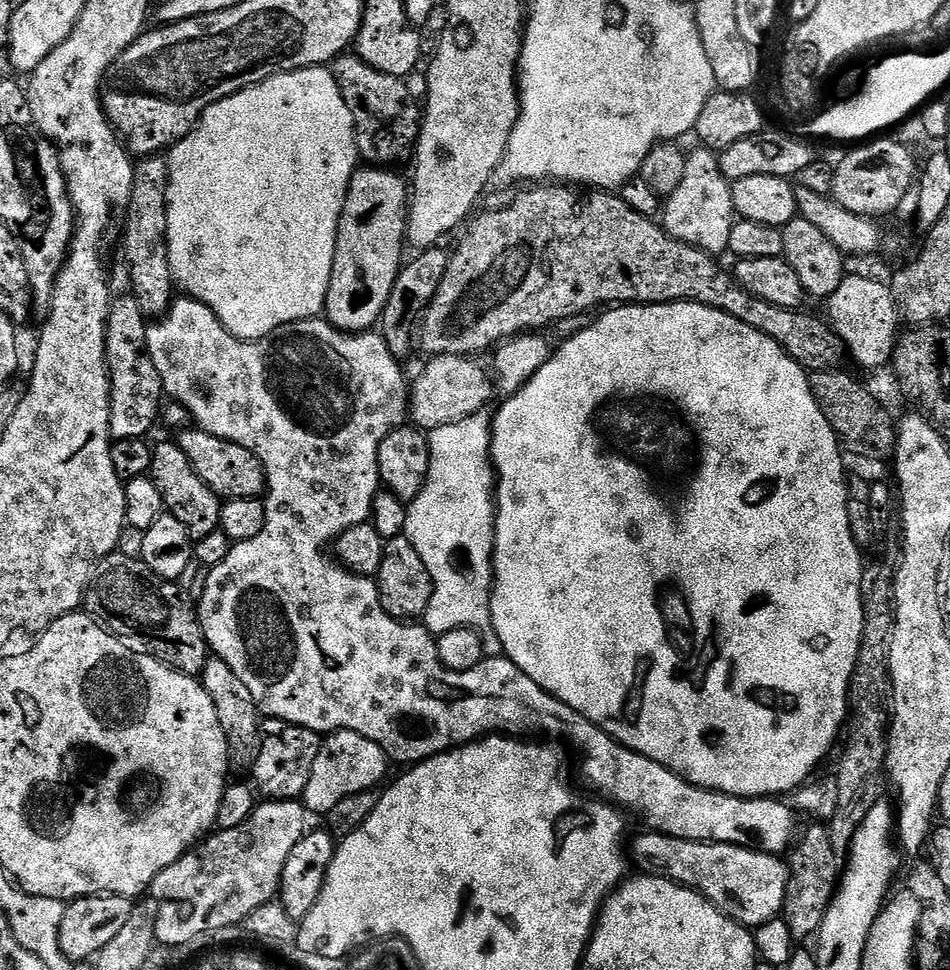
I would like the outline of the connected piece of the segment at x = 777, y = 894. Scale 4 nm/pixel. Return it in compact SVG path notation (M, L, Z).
M644 830L641 836L636 836L630 844L630 860L637 864L641 873L650 876L661 876L667 880L673 880L675 884L681 884L687 888L693 888L700 892L722 914L726 914L731 920L737 920L749 929L755 930L760 925L779 917L784 911L784 899L786 898L786 886L788 885L787 863L783 864L780 856L772 856L769 852L756 852L753 848L743 848L733 844L711 844L710 842L690 842L682 838L668 836L665 832Z

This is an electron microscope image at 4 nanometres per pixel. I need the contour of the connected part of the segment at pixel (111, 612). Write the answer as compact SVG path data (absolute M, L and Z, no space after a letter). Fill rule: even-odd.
M113 554L100 561L84 589L83 611L103 624L112 635L139 646L168 668L199 677L205 660L209 659L210 649L197 609L184 601L179 583L156 576L135 555L120 555Z

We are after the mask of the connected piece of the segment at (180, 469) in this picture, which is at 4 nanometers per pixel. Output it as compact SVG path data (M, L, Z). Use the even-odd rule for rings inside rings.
M179 443L172 444L156 444L152 450L152 466L150 475L154 486L158 486L158 494L162 494L162 502L166 512L172 515L185 527L192 542L206 538L208 534L219 529L220 526L220 509L222 507L221 497L214 494L214 490L210 490L210 486L206 486L206 482L202 482L202 478L198 478L198 474L194 470L191 462L185 458L184 451L180 449Z

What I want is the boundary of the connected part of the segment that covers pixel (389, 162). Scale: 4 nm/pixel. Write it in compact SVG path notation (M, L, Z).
M355 54L336 57L330 67L356 123L357 153L376 166L400 166L396 164L411 161L414 145L420 137L422 108L404 85L407 83L401 77L374 70L374 66L362 62L362 58Z

